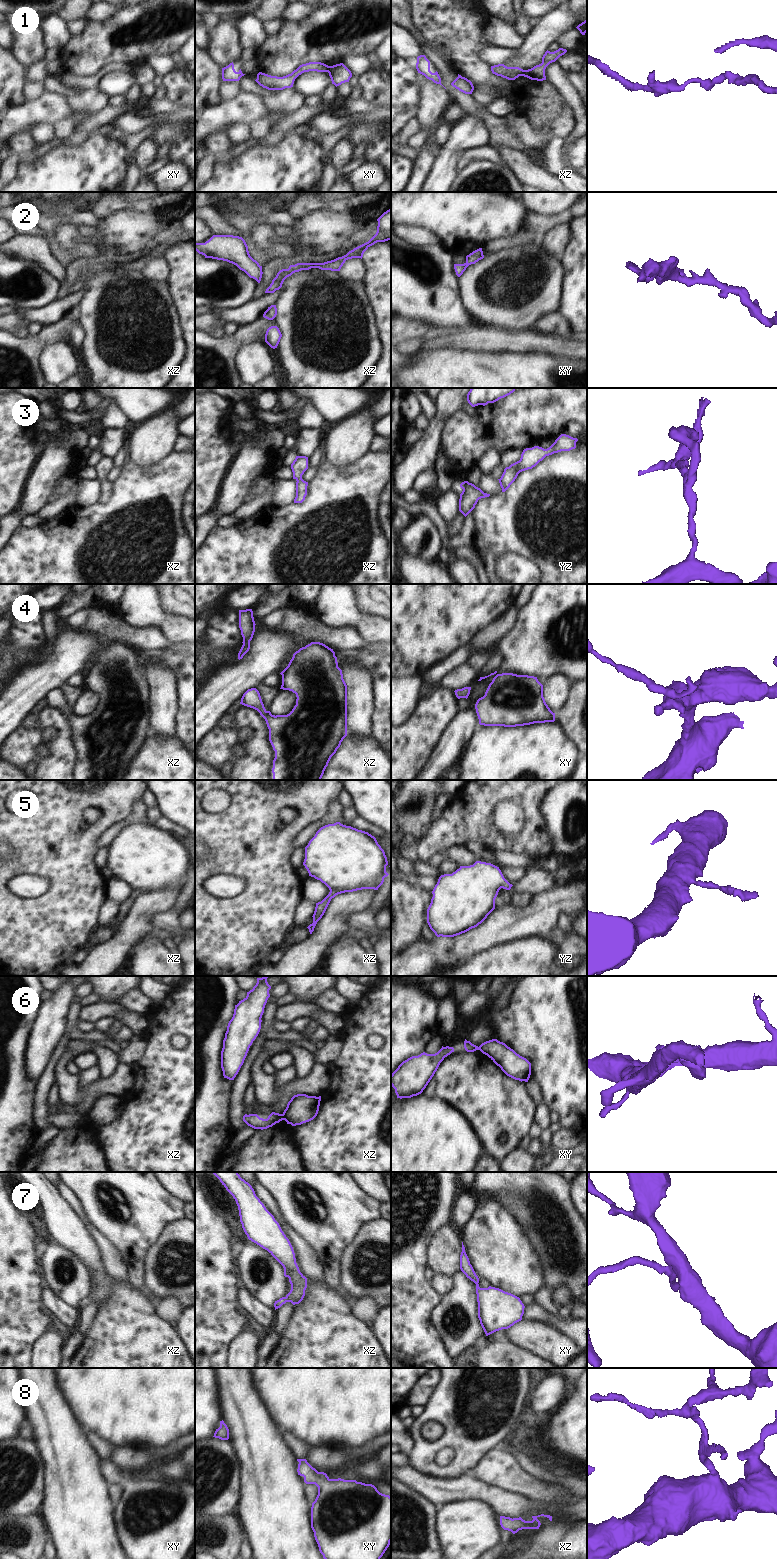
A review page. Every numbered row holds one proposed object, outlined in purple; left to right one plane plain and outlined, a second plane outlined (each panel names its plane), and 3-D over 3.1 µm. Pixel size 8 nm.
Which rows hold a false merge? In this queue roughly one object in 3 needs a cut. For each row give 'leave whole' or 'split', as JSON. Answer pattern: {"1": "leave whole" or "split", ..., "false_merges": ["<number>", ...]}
{"1": "split", "2": "leave whole", "3": "leave whole", "4": "leave whole", "5": "leave whole", "6": "split", "7": "leave whole", "8": "leave whole", "false_merges": ["1", "6"]}

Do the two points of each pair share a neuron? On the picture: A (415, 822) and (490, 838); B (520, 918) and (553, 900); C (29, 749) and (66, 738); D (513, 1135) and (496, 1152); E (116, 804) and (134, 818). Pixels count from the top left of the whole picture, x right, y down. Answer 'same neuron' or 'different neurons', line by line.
A: different neurons
B: same neuron
C: same neuron
D: same neuron
E: different neurons

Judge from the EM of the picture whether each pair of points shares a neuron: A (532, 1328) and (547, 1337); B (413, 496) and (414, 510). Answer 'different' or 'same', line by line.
A: same
B: different

